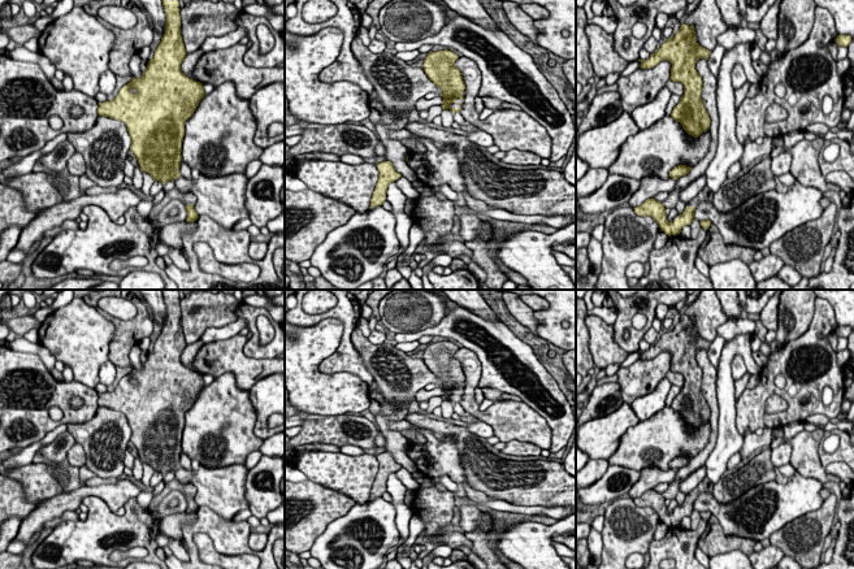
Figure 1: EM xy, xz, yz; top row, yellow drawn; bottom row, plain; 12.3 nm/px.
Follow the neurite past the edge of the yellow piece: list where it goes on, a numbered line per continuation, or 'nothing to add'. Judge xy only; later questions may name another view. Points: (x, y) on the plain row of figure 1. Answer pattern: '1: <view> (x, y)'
1: xy (189, 489)

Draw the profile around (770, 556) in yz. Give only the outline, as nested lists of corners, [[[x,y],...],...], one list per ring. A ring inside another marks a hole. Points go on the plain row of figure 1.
[[[776,546],[763,547],[759,552],[749,555],[753,569],[772,569],[783,560],[784,552]]]

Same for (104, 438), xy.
[[[99,407],[96,414],[83,424],[68,424],[75,443],[81,444],[86,452],[86,466],[99,478],[120,478],[125,469],[125,451],[131,436],[131,429],[122,412]]]

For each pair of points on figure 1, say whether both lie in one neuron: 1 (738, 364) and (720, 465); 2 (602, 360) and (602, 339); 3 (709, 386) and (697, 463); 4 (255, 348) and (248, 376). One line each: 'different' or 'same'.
1: different
2: same
3: same
4: different

